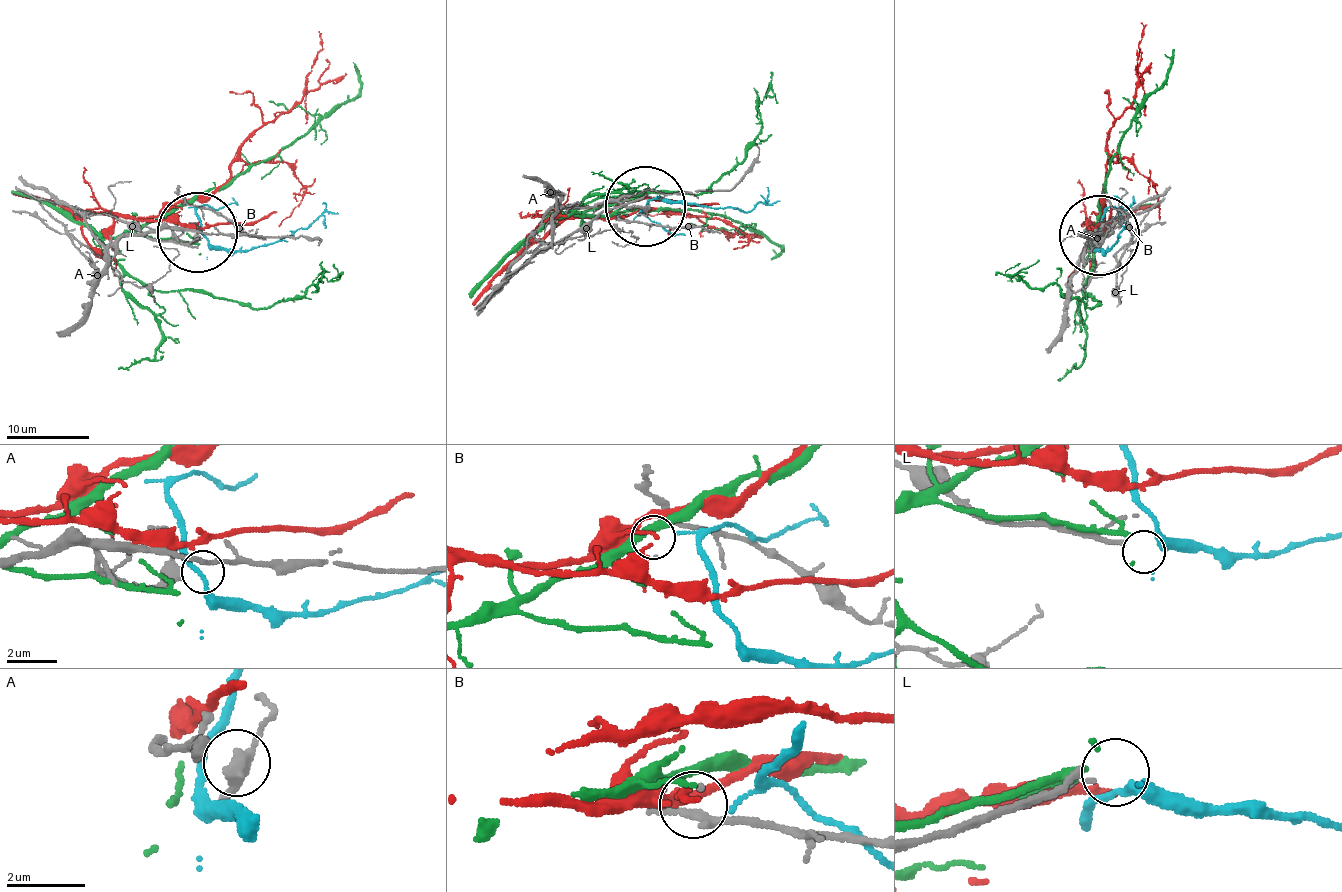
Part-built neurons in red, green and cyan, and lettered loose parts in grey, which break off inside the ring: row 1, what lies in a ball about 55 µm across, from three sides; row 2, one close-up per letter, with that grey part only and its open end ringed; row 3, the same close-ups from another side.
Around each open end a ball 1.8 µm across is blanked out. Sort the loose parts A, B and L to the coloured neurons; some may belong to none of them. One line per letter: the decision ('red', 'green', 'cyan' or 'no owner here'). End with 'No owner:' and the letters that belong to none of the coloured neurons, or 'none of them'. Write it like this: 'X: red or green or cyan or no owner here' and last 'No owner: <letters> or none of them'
A: no owner here
B: red
L: cyan
No owner: A

